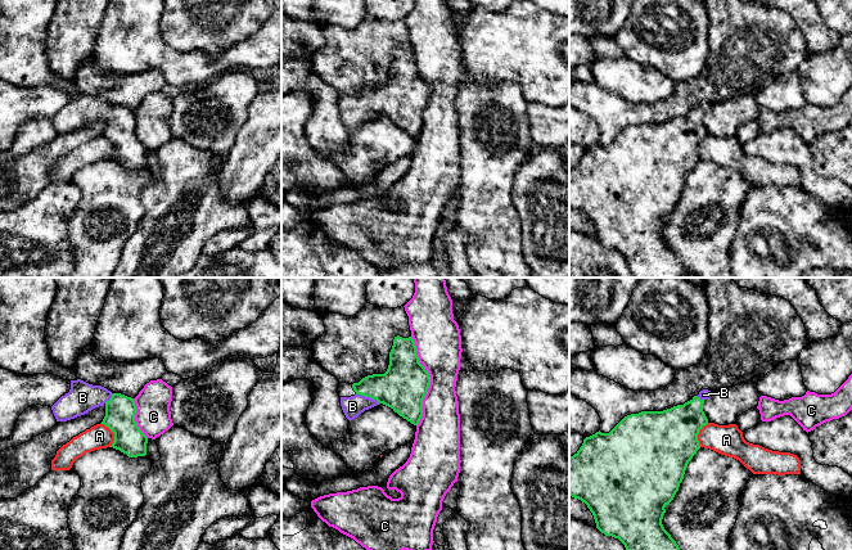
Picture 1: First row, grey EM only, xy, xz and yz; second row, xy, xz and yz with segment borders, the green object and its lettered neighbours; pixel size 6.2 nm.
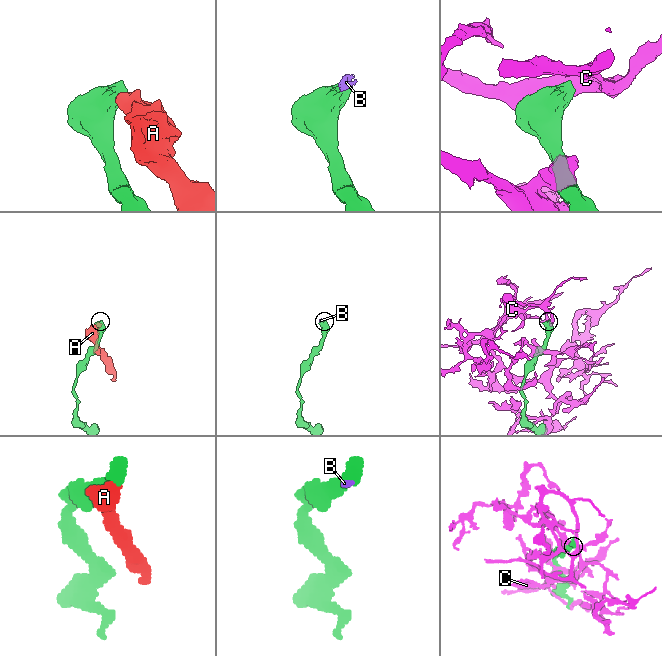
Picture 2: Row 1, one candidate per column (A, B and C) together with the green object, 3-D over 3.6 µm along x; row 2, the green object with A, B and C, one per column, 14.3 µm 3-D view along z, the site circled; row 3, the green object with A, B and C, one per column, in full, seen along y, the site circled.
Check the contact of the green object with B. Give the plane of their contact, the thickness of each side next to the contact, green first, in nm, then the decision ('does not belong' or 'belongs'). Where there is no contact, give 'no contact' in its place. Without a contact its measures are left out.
contact in xz; calibres 300 and 130 nm; belongs

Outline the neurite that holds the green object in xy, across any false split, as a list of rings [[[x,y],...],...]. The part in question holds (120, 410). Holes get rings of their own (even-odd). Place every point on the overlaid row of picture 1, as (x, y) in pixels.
[[[0,278],[0,368],[24,375],[50,373],[69,380],[69,392],[51,406],[57,421],[104,405],[102,424],[114,433],[111,447],[129,457],[145,456],[148,437],[135,421],[134,398],[89,384],[51,359],[45,326],[55,293],[55,278]]]

